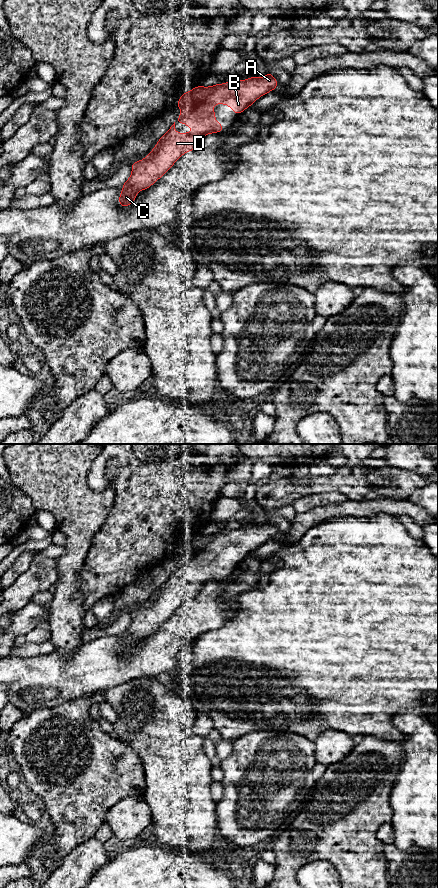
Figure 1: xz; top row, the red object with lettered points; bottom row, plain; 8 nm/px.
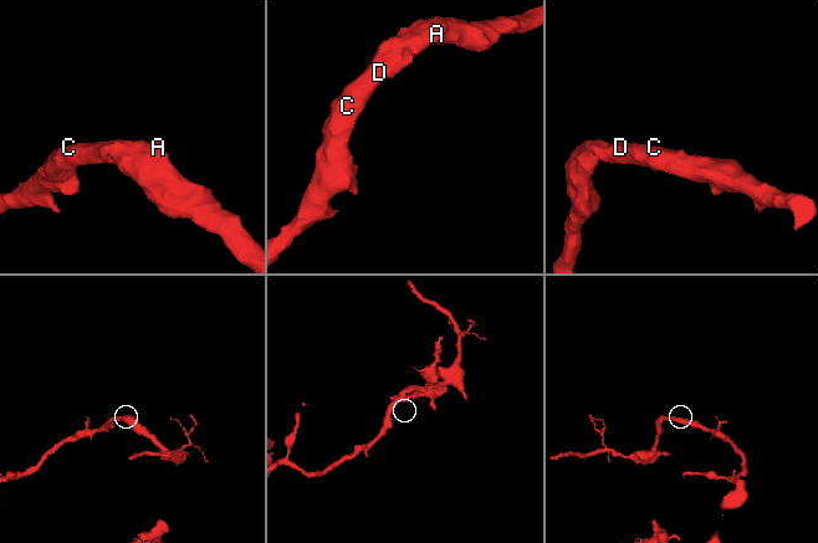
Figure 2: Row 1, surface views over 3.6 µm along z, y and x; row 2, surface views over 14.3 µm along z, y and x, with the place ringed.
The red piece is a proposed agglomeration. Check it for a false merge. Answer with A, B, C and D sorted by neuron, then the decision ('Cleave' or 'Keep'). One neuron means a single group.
Groups: A B C D. Keep

